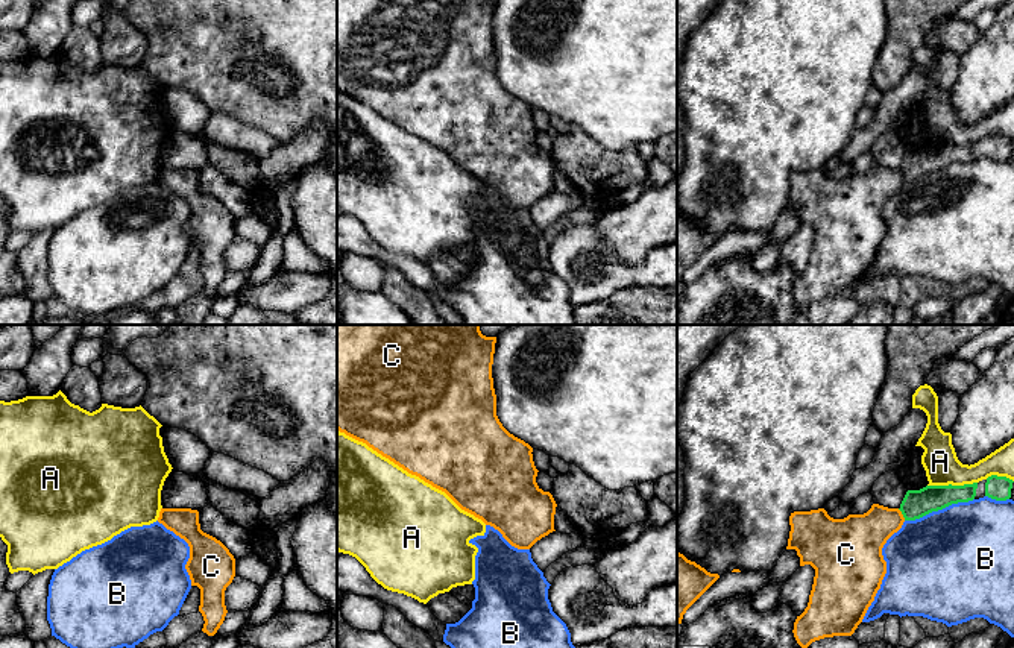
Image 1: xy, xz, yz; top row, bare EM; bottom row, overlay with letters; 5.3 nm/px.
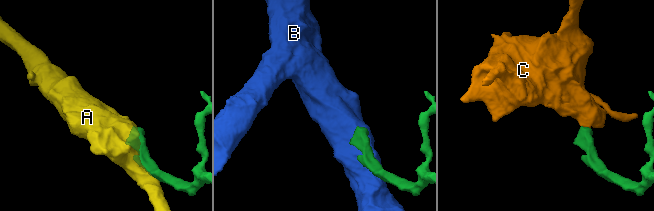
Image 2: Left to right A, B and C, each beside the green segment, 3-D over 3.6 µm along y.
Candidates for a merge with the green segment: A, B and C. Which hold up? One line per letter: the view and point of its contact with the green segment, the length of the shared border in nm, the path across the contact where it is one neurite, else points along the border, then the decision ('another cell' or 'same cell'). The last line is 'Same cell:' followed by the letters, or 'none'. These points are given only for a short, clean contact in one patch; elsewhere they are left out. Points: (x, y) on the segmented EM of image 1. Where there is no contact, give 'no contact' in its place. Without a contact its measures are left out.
A: contact yz (951, 484); length 260 nm; another cell
B: contact yz (938, 509); length 380 nm; another cell
C: contact yz (902, 513); length 80 nm; border yz (897, 509), (905, 519); another cell
Same cell: none

